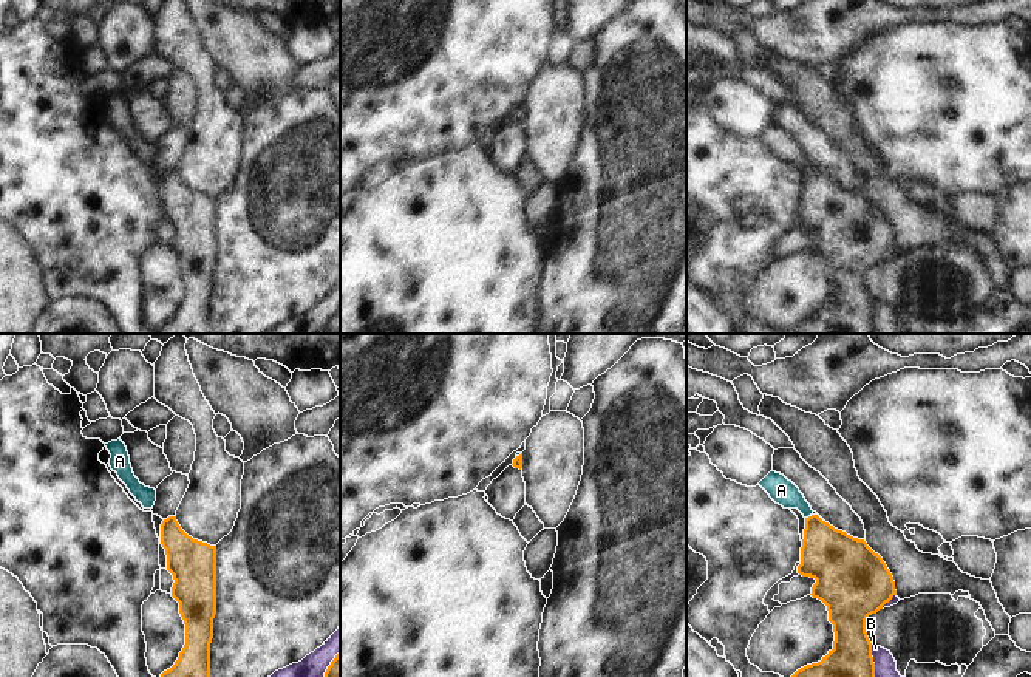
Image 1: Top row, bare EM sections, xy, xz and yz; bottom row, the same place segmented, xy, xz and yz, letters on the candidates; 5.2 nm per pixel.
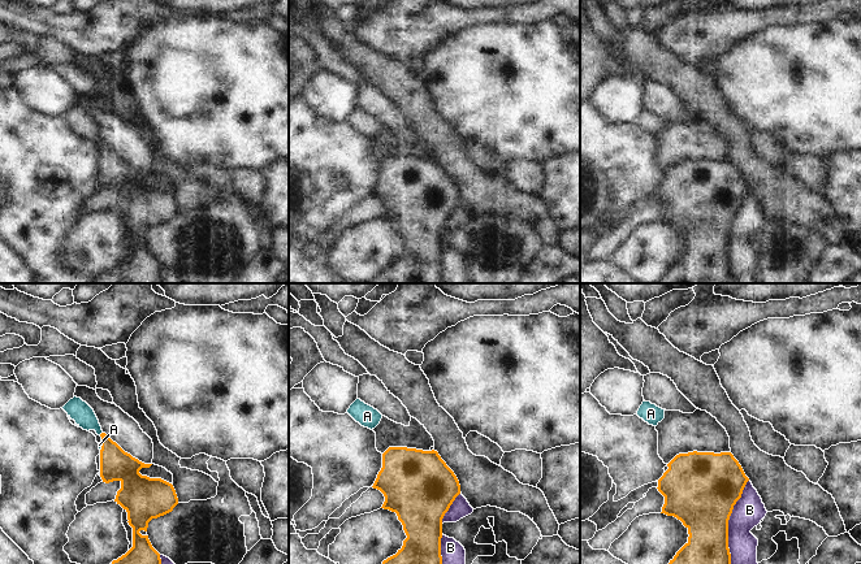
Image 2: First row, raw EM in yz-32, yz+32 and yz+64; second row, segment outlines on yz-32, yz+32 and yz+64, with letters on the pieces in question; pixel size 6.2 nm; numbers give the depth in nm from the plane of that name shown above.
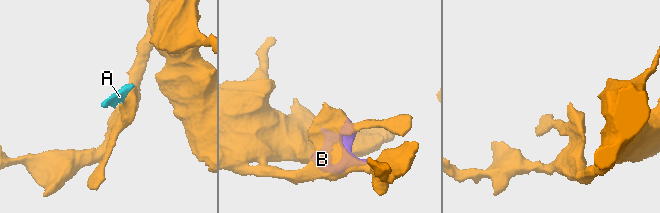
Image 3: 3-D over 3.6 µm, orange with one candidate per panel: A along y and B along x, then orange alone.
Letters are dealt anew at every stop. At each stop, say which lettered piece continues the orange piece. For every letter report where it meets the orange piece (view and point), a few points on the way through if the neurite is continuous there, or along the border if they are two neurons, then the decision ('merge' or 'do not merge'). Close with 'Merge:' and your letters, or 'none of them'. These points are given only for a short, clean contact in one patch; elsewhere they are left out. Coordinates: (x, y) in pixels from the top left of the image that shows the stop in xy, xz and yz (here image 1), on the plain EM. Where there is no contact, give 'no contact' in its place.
A: yz (809, 170) | across yz (829, 209), (809, 170), (793, 152), (781, 144) | merge
B: yz (872, 316) | do not merge
Merge: A

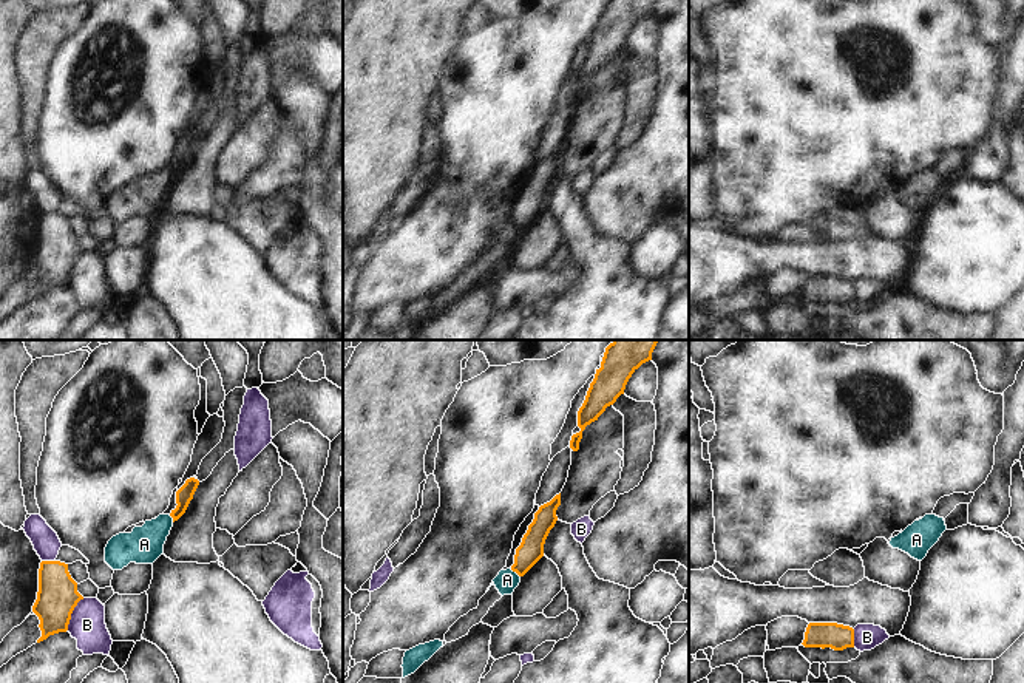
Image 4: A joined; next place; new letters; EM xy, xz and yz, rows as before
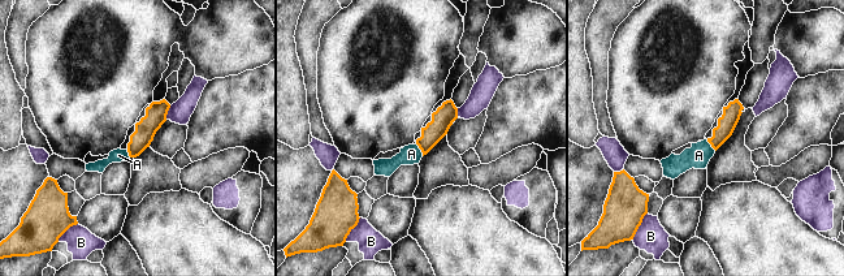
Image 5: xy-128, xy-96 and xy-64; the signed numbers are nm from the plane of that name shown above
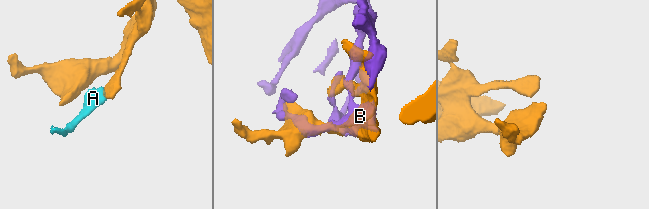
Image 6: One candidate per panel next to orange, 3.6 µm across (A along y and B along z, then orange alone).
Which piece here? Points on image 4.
A: xz (515, 224) | along xz (510, 223), (519, 231) | do not merge
B: xy (71, 266) | do not merge
Merge: none of them

